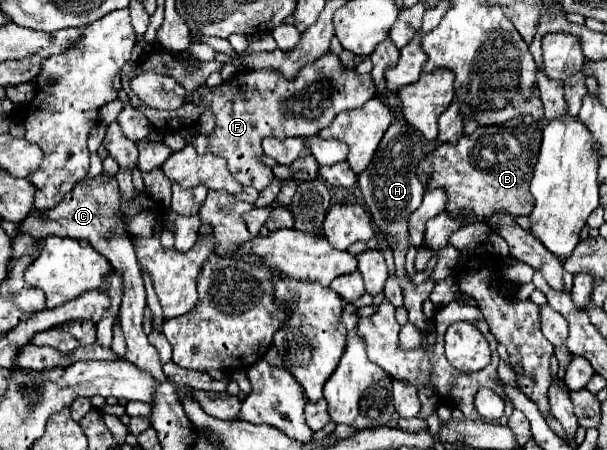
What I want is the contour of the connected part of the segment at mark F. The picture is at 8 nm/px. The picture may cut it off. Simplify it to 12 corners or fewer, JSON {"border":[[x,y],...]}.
{"border":[[329,52],[295,80],[247,70],[193,100],[209,152],[265,190],[267,136],[317,136],[375,96]]}

